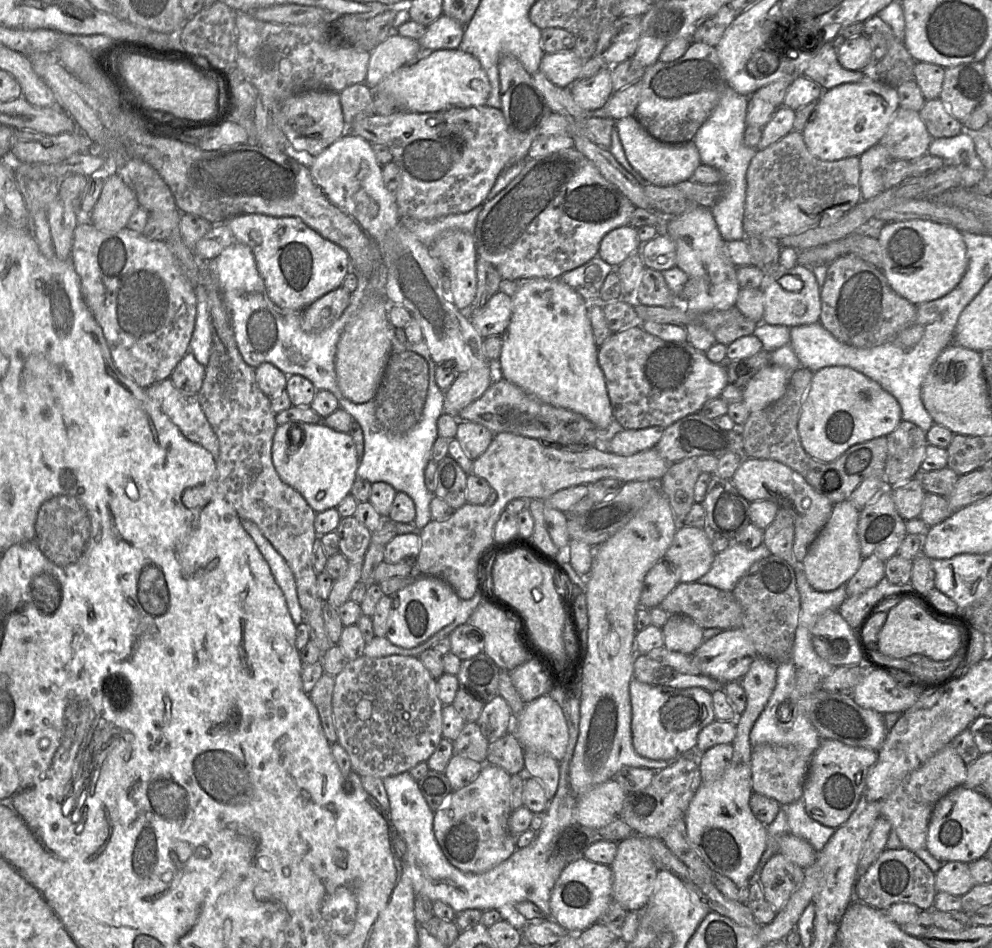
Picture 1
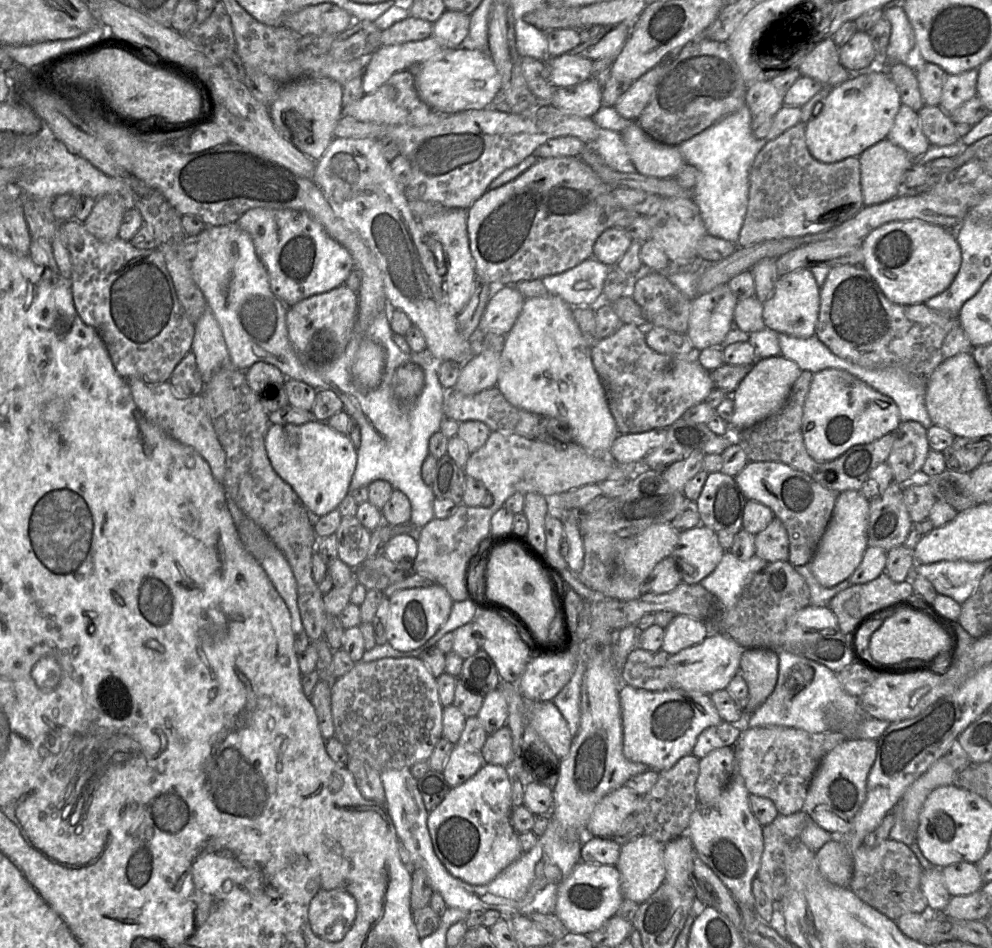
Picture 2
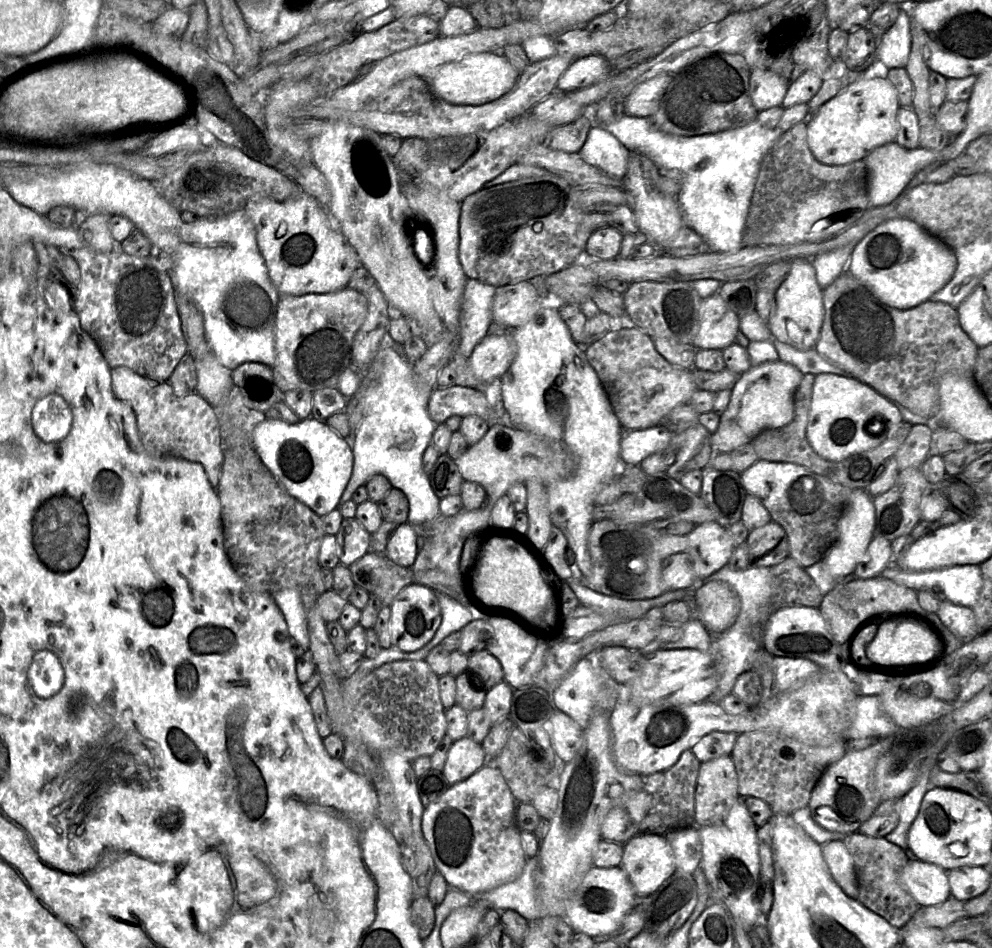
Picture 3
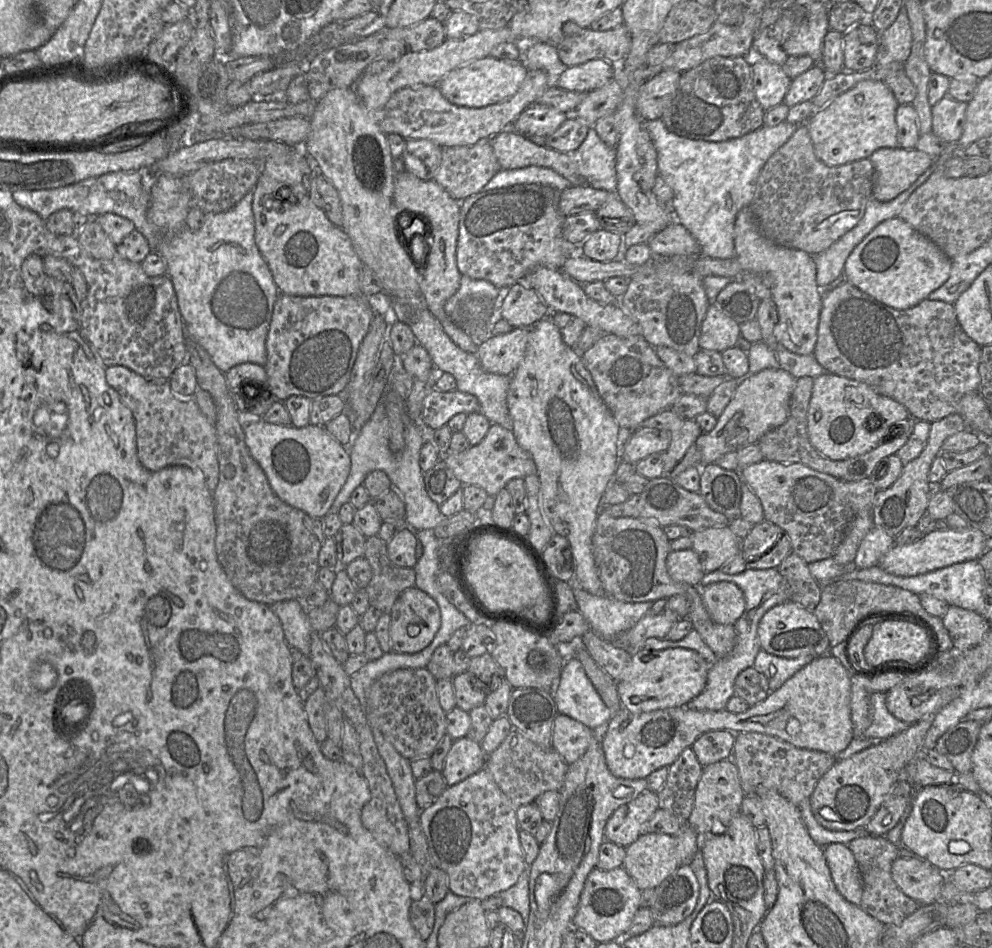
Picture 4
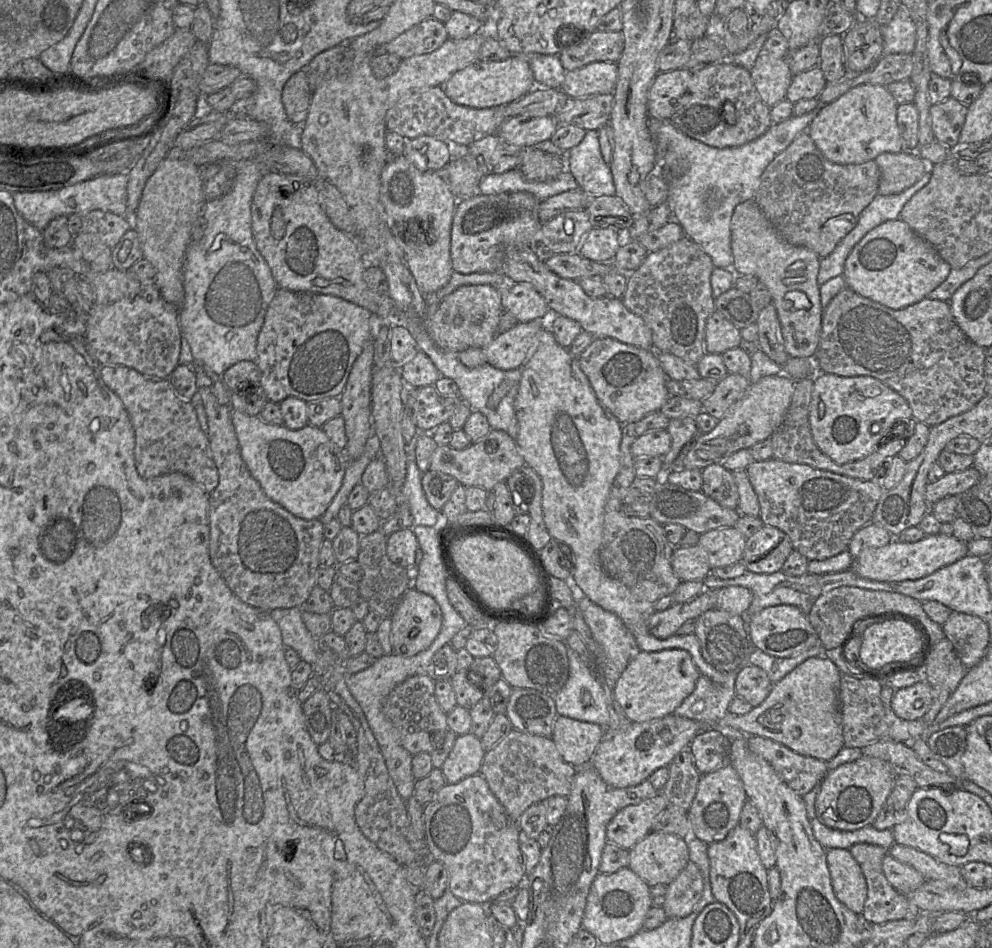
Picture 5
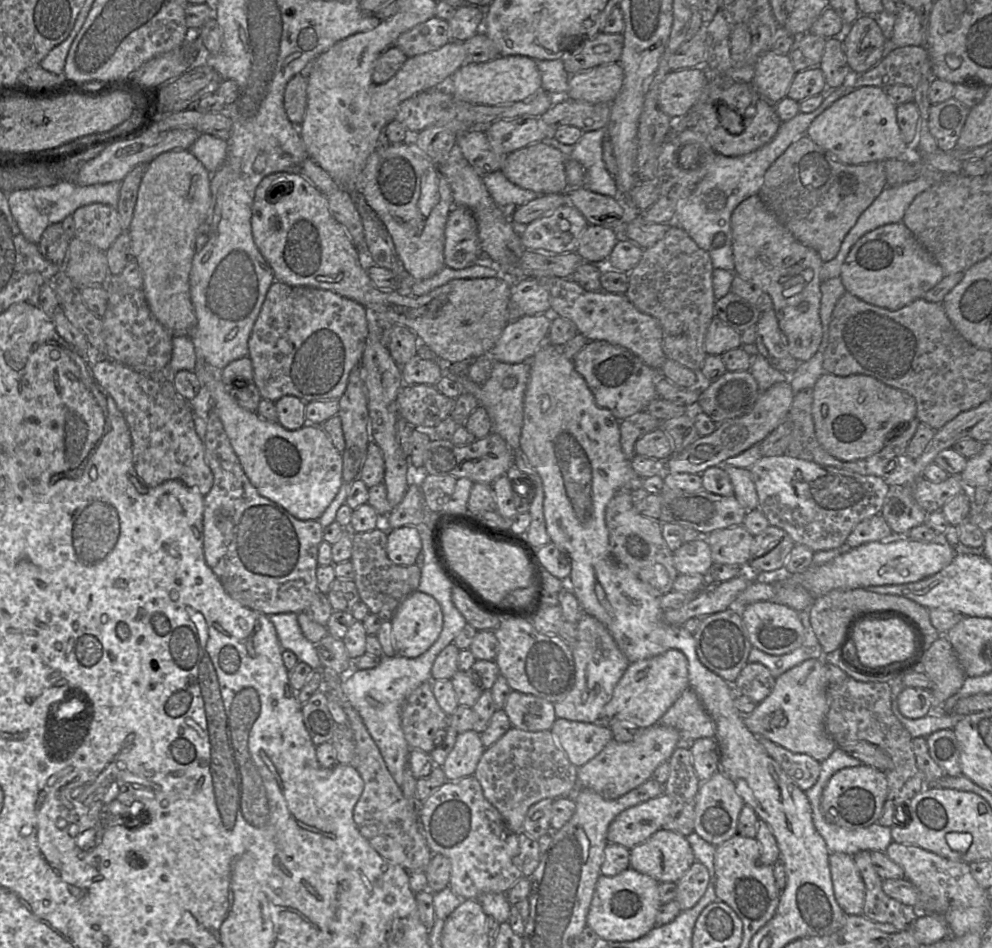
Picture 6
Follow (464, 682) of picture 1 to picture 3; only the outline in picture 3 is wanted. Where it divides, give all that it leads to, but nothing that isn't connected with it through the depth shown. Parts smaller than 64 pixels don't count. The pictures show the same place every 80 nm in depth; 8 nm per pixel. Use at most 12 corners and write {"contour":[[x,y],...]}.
{"contour":[[486,649],[468,657],[470,686],[477,676],[489,690],[504,679],[499,661]]}

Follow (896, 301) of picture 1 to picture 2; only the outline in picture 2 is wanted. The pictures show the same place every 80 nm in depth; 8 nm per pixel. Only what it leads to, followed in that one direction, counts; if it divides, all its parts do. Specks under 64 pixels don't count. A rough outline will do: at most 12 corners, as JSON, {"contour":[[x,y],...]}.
{"contour":[[831,268],[815,335],[862,367],[927,378],[974,348],[959,317]]}

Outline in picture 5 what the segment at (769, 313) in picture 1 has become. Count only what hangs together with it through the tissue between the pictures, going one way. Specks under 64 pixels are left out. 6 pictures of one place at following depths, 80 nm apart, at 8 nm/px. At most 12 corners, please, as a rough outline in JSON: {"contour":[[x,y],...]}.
{"contour":[[755,199],[731,217],[732,271],[768,289],[789,357],[815,355],[820,258]]}

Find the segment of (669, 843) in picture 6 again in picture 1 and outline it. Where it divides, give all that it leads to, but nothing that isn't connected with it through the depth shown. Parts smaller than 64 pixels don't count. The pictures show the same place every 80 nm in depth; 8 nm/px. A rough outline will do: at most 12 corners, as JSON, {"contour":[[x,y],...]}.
{"contour":[[642,836],[618,843],[613,899],[642,911],[659,870]]}

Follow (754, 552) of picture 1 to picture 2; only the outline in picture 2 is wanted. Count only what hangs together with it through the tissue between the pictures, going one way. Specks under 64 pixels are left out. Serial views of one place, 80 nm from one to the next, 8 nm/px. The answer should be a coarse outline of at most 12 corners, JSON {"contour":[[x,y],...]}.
{"contour":[[725,551],[699,583],[730,611],[767,562]]}

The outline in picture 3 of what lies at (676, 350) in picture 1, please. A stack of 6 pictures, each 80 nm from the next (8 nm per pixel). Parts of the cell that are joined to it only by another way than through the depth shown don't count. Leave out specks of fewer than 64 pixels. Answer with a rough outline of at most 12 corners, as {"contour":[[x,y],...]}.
{"contour":[[616,323],[585,346],[620,425],[658,426],[698,390]]}

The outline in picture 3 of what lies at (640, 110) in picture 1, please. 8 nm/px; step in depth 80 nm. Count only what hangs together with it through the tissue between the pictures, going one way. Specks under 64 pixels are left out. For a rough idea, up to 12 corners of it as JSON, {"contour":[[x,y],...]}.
{"contour":[[742,54],[673,74],[653,129],[714,134],[757,119]]}

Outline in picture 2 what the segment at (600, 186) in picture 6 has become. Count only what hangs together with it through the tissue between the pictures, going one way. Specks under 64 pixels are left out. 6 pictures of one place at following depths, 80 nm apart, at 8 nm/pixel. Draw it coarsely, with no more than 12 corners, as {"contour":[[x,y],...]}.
{"contour":[[600,129],[585,144],[613,170],[637,172],[620,133]]}

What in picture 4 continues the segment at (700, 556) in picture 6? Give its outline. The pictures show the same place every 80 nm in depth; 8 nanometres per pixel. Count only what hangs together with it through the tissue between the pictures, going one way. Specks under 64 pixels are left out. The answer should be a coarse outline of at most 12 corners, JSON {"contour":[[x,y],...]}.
{"contour":[[690,548],[671,551],[670,577],[700,587],[705,571]]}

